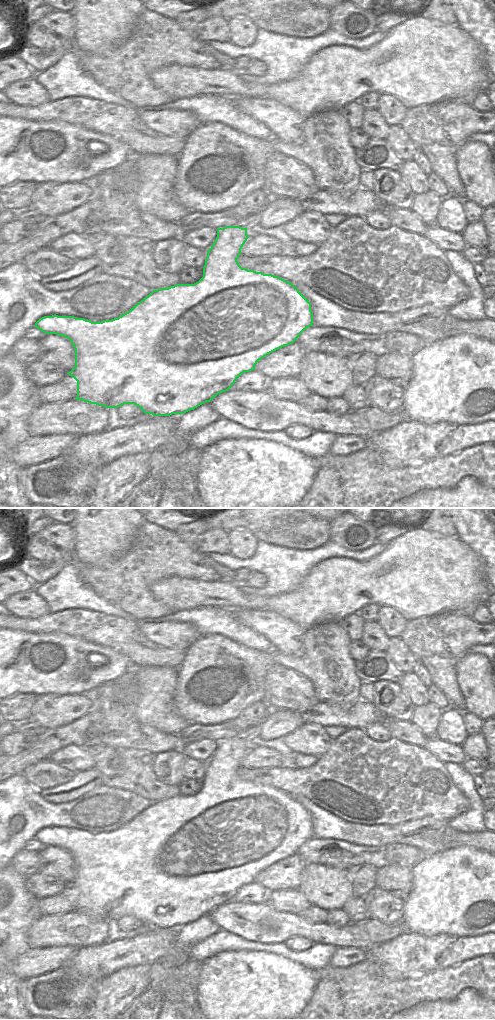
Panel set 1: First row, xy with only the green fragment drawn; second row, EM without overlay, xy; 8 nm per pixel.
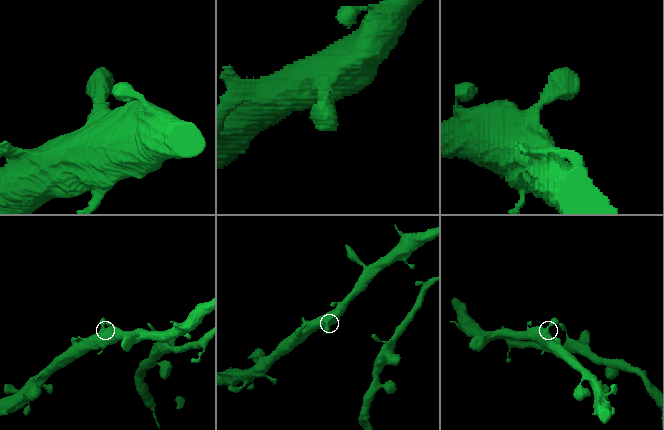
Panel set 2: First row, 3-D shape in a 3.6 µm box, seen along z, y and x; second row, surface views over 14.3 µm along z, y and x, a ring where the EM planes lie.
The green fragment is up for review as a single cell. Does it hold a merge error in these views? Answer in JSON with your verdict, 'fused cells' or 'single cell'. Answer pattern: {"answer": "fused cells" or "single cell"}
{"answer": "single cell"}

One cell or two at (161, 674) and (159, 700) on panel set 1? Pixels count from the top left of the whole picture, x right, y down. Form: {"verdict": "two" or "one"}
{"verdict": "one"}

